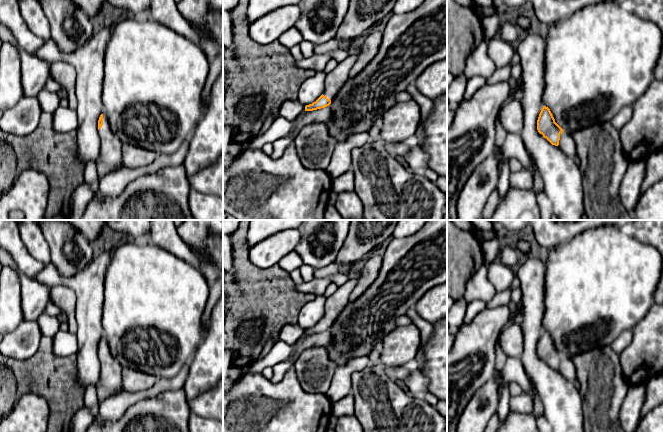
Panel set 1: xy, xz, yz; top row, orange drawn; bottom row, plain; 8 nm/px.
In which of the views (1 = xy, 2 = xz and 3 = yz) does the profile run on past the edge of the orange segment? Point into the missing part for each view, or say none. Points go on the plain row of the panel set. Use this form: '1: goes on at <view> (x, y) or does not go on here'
1: goes on at xy (110, 382)
2: goes on at xz (334, 304)
3: does not go on here

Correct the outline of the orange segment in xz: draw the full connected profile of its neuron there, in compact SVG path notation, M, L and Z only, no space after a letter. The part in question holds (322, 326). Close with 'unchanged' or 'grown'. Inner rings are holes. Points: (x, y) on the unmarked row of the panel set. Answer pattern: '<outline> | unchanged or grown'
M349 279L343 285L338 286L331 296L326 298L323 318L312 328L306 329L305 335L325 332L331 328L331 325L349 302L350 294L357 282L358 279Z | grown

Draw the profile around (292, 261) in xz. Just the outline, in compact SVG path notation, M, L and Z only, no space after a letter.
M292 251L289 254L282 257L278 265L283 270L290 273L294 270L297 270L297 269L299 270L299 268L303 265L303 261L295 251Z

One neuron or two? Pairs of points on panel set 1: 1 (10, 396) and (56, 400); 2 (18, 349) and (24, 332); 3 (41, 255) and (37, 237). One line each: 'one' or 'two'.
1: one
2: one
3: one

